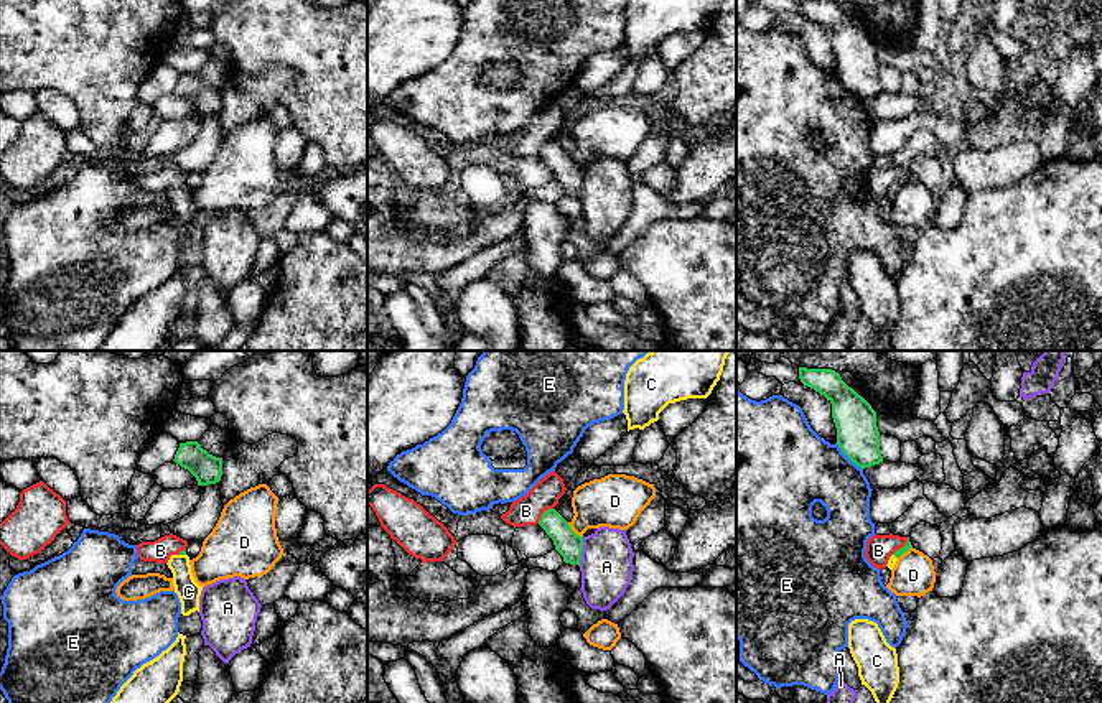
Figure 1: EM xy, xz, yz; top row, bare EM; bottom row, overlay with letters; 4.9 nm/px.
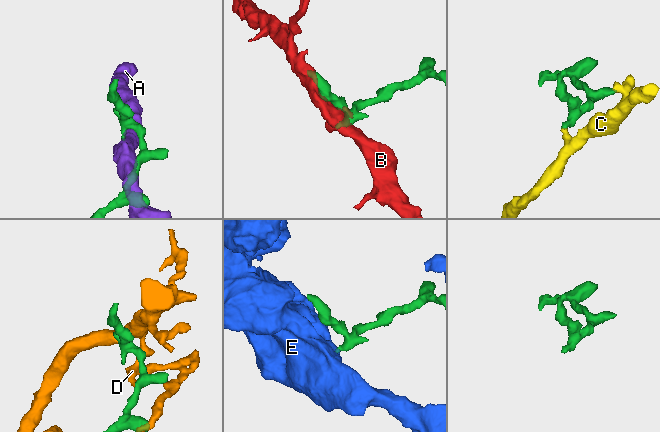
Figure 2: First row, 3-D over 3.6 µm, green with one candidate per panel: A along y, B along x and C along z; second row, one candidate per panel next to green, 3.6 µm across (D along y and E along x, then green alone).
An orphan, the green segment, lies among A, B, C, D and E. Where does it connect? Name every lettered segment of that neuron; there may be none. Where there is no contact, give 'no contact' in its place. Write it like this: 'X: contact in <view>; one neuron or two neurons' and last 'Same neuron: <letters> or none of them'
A: contact in xz; two neurons
B: contact in xz; two neurons
C: contact in xy; one neuron
D: contact in xz; two neurons
E: contact in yz; two neurons
Same neuron: C

